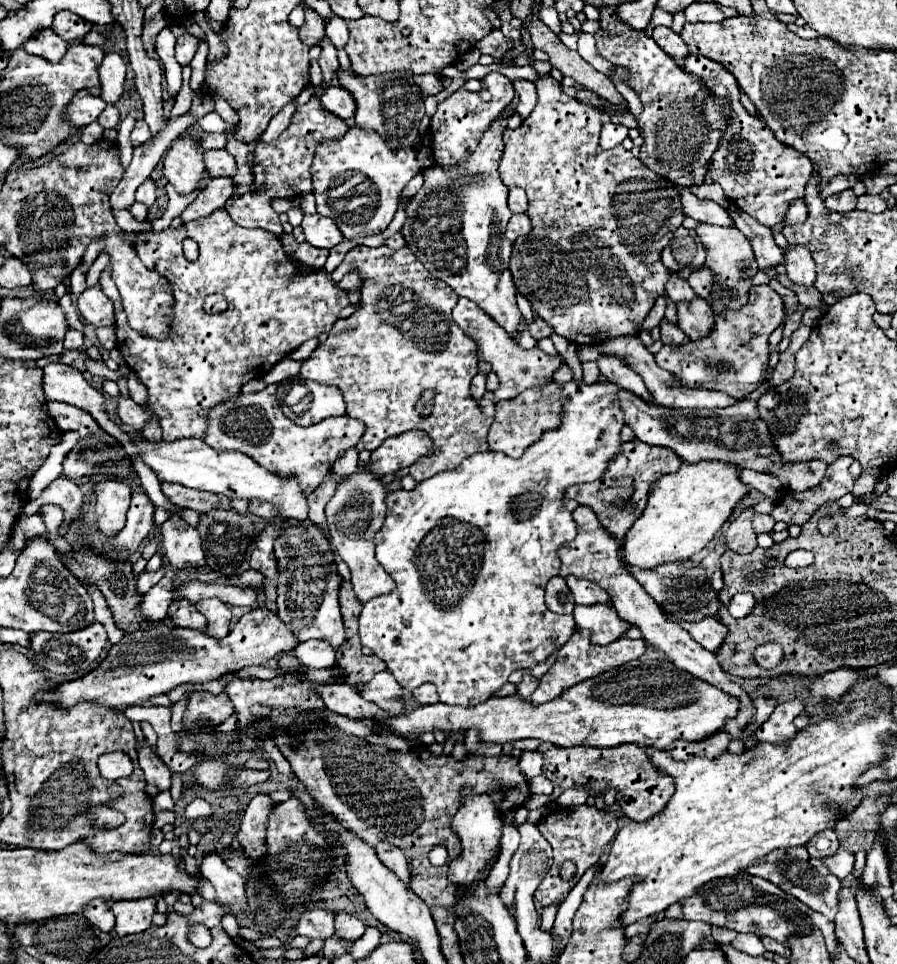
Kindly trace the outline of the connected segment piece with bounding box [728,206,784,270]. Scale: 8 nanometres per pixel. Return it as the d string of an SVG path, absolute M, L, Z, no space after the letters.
M728 206L728 214L732 216L734 226L750 240L760 270L774 268L782 262L784 250L776 246L776 242L772 238L772 230L768 226L754 220L750 214L740 210L738 206Z

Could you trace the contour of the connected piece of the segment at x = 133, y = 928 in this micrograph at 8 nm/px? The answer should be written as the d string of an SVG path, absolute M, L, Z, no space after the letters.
M138 898L138 900L118 900L112 904L116 916L114 932L118 936L138 934L152 926L152 914L156 912L156 898Z

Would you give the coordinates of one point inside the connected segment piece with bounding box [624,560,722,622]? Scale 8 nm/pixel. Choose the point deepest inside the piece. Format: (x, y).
(680, 588)

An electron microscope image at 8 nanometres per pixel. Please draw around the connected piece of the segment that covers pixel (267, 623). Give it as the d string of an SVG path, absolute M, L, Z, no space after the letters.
M256 608L242 616L232 632L218 640L202 632L192 632L188 628L168 628L164 624L154 624L146 632L124 634L122 642L112 646L106 658L96 670L86 676L60 684L58 690L42 694L62 708L70 708L82 700L104 704L108 708L134 706L156 694L166 694L172 688L186 682L210 682L220 678L228 670L242 670L252 664L264 664L276 658L280 652L290 652L300 642L292 630L278 618L278 614L268 608Z

